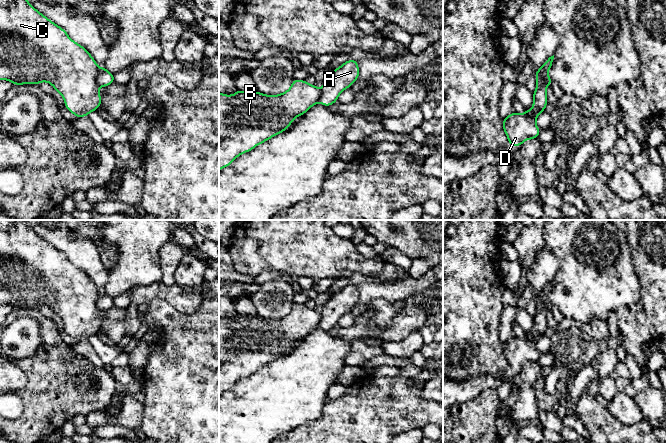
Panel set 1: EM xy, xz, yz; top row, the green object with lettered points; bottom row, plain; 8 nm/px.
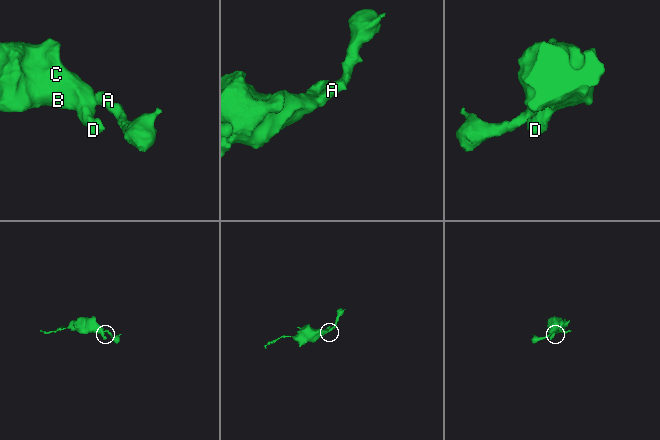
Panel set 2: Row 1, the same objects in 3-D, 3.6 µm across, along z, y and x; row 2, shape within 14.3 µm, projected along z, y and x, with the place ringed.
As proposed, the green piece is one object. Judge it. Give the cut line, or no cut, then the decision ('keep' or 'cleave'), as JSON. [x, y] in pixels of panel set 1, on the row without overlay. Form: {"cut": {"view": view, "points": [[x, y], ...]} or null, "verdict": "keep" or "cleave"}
{"cut": {"view": "xy", "points": [[99, 292], [96, 298], [96, 307], [98, 309]]}, "verdict": "cleave"}

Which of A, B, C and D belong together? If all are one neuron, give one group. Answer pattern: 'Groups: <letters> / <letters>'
Groups: A / B C D

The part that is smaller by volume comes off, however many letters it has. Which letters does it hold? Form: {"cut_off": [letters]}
{"cut_off": ["A"]}

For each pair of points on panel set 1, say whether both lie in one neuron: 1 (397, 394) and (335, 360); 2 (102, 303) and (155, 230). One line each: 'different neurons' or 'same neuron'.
1: different neurons
2: different neurons

